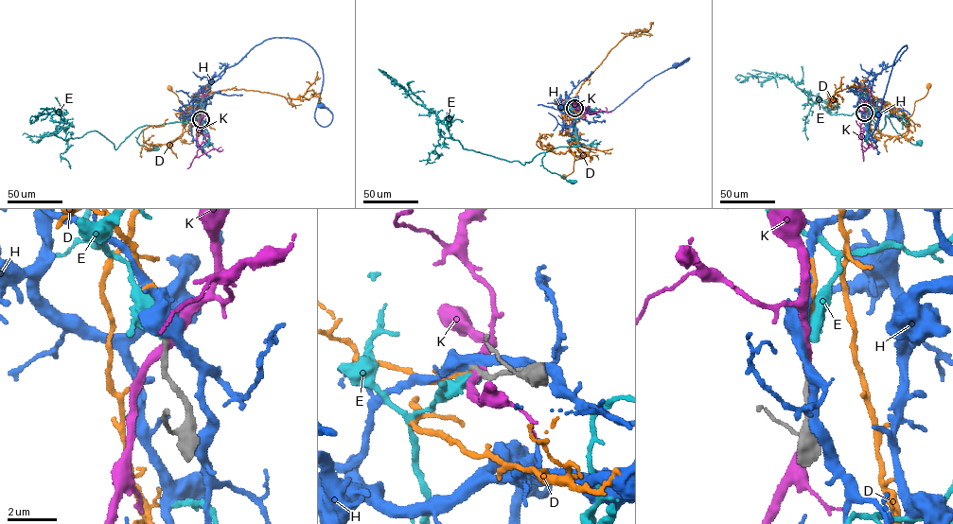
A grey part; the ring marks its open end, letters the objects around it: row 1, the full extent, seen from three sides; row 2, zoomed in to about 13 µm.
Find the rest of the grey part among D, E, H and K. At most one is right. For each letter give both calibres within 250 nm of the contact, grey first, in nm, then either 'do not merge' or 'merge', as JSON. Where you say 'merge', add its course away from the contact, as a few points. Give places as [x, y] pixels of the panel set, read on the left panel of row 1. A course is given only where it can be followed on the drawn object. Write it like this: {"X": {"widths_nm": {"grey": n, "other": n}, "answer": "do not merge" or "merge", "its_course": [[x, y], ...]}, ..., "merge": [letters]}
{"D": {"widths_nm": {"grey": 200, "other": 90}, "answer": "merge", "its_course": [[201, 119], [198, 113], [201, 100], [189, 108], [183, 123], [185, 108], [169, 88]]}, "E": {"widths_nm": {"grey": 180, "other": 500}, "answer": "do not merge"}, "H": {"widths_nm": {"grey": 200, "other": 550}, "answer": "do not merge"}, "K": {"widths_nm": {"grey": 240, "other": 320}, "answer": "do not merge"}, "merge": ["D"]}

